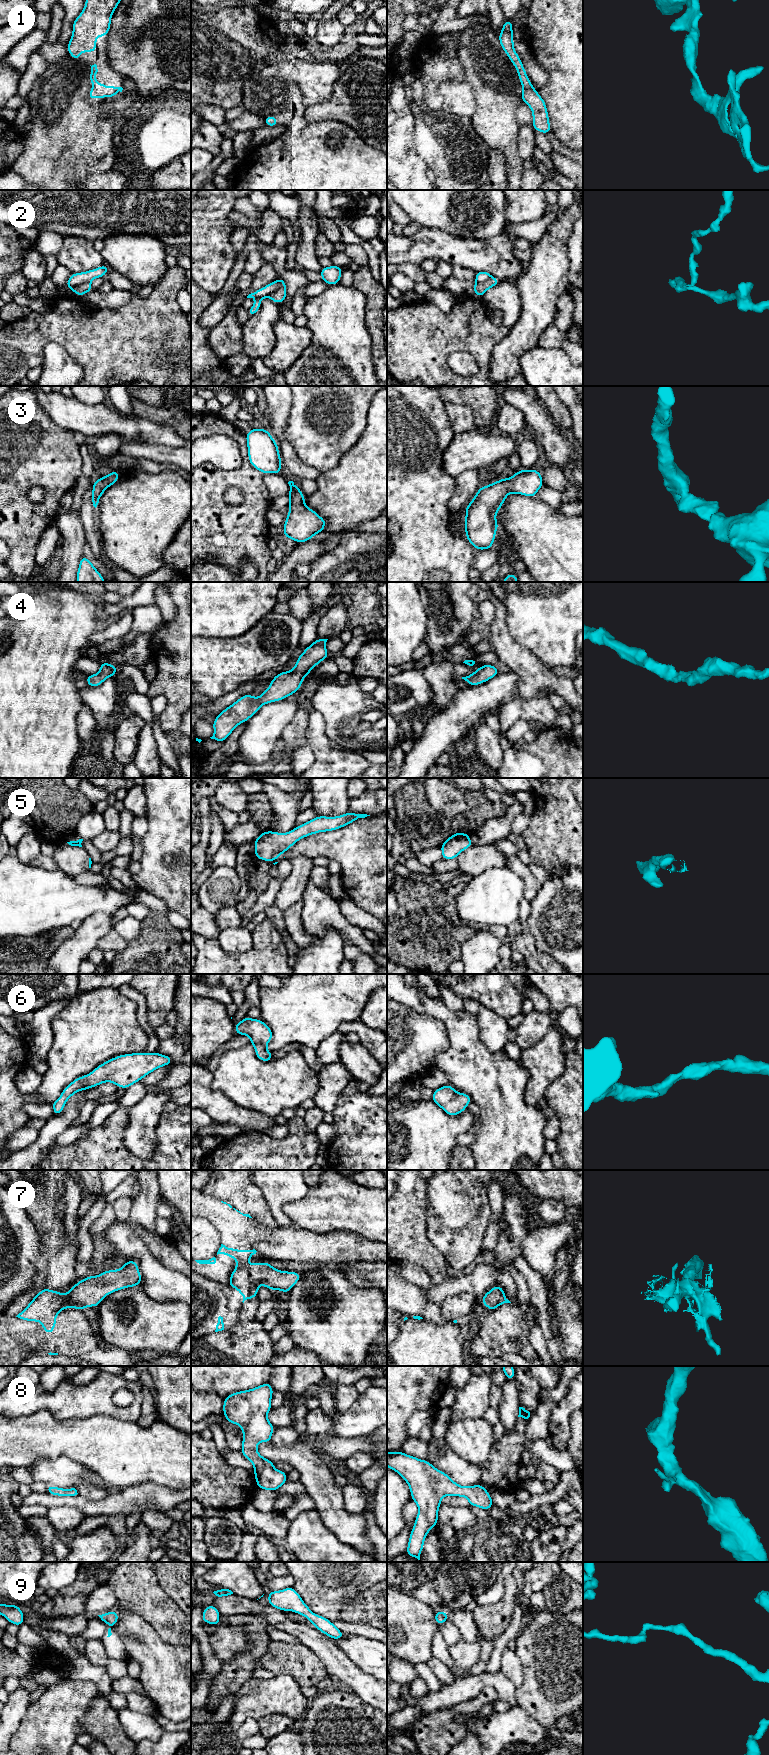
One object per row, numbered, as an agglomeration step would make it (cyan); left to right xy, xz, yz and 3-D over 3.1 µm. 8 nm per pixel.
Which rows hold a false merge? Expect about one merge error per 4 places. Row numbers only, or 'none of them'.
2, 5

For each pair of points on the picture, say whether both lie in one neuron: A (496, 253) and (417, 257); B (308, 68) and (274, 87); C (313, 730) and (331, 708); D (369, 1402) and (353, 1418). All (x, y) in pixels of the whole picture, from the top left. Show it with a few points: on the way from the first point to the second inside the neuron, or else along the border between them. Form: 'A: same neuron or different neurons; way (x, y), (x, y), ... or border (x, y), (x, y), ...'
A: same neuron; way (476, 253), (437, 251)
B: same neuron; way (300, 76), (296, 80), (282, 82)
C: different neurons; border (312, 708), (322, 715), (325, 733), (332, 740)
D: same neuron; way (367, 1406), (357, 1416)

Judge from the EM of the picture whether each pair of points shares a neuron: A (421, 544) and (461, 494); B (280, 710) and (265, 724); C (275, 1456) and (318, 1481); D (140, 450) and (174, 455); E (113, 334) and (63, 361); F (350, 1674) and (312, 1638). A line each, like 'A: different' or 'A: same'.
A: different
B: same
C: same
D: same
E: different
F: same

